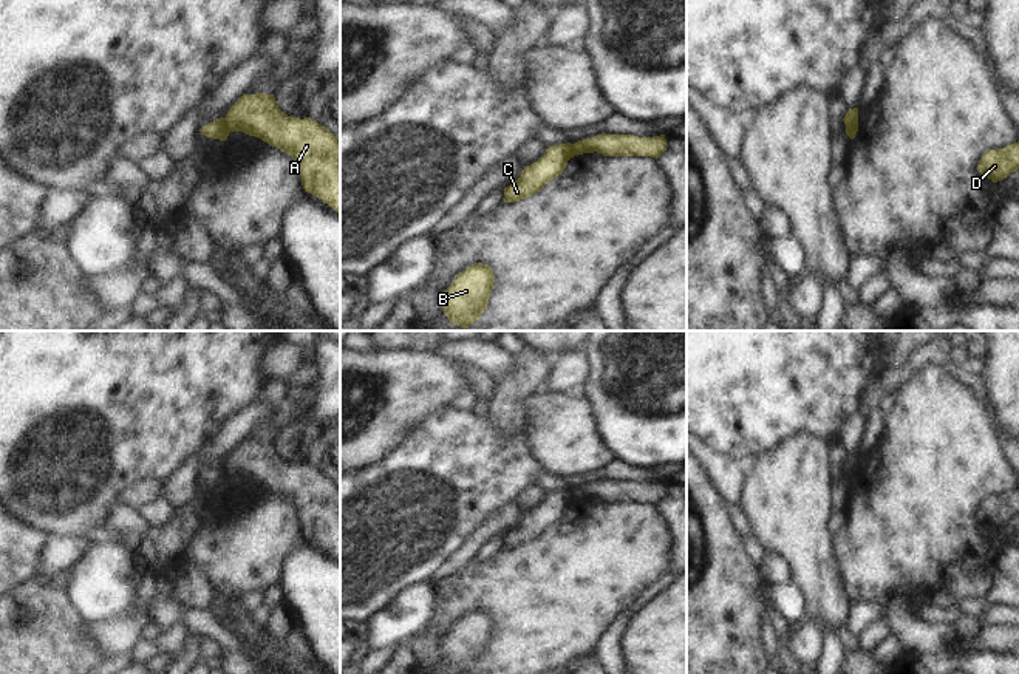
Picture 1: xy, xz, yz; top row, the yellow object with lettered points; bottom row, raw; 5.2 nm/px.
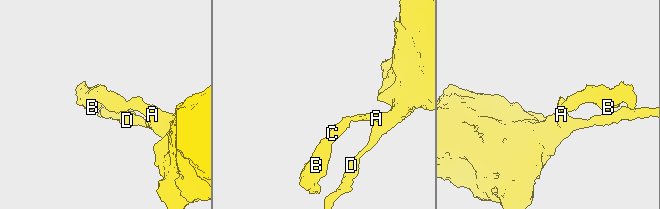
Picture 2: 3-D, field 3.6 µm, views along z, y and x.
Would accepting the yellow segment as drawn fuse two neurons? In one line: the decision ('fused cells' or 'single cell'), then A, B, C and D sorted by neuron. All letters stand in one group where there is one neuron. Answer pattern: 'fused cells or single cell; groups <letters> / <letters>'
fused cells; groups A D / B C

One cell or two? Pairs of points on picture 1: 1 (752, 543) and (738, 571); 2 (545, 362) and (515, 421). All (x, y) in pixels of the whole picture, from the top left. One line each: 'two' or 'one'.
1: two
2: one

